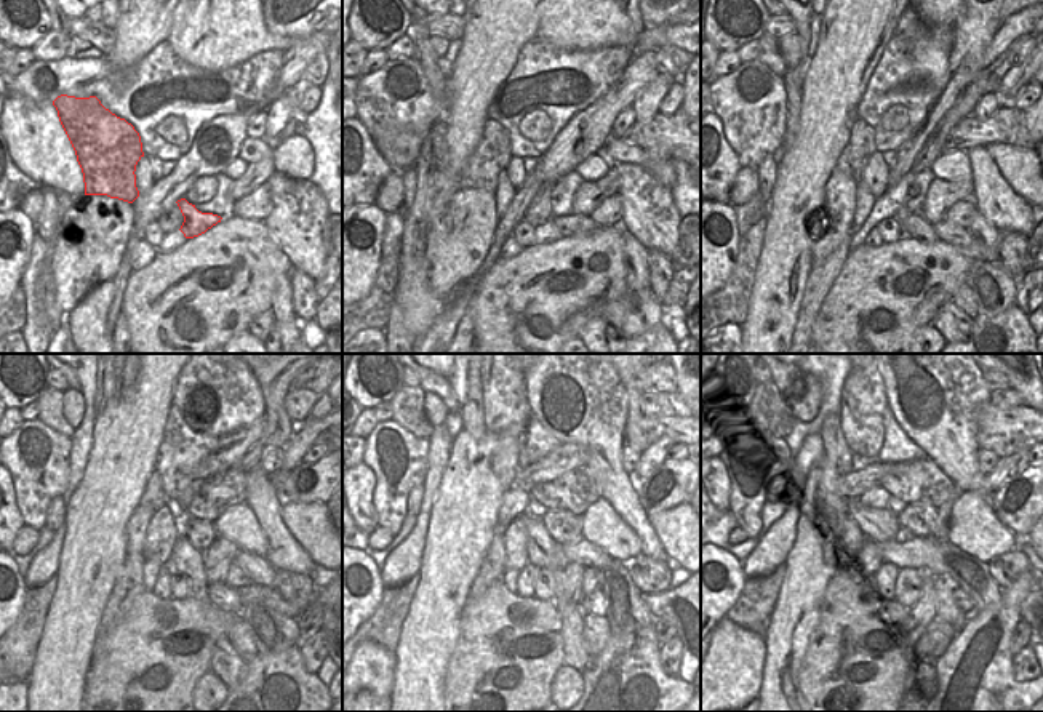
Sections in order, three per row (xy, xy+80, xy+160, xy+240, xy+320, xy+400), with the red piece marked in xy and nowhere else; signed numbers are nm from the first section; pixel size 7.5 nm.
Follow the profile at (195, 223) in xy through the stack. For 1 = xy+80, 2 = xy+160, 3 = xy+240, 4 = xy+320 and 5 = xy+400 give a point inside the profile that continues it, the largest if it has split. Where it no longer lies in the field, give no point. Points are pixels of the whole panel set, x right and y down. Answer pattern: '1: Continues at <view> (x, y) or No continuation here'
1: Continues at xy+80 (568, 224)
2: Continues at xy+160 (959, 237)
3: Continues at xy+240 (253, 594)
4: Continues at xy+320 (667, 604)
5: Continues at xy+400 (1026, 610)

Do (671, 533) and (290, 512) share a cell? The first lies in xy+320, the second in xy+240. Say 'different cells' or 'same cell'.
same cell

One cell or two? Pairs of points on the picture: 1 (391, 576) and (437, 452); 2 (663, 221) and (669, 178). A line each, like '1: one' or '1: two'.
1: one
2: two

